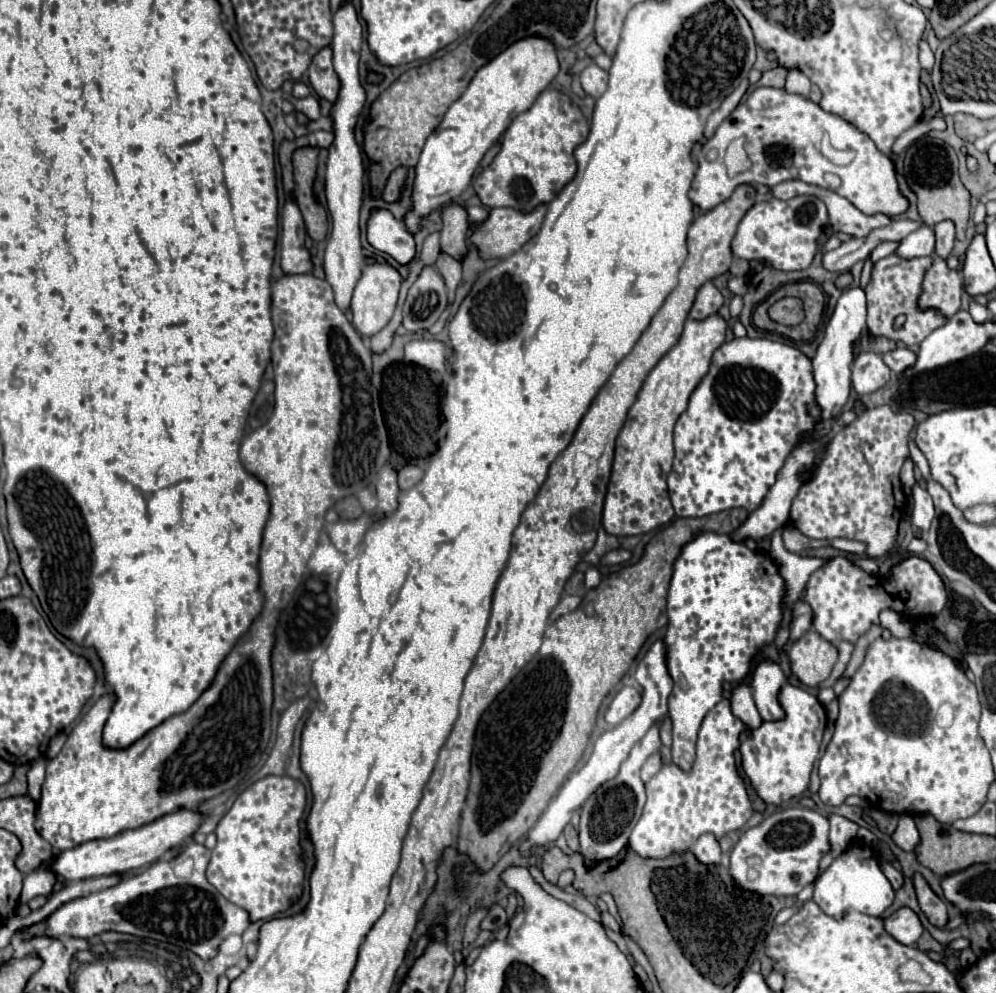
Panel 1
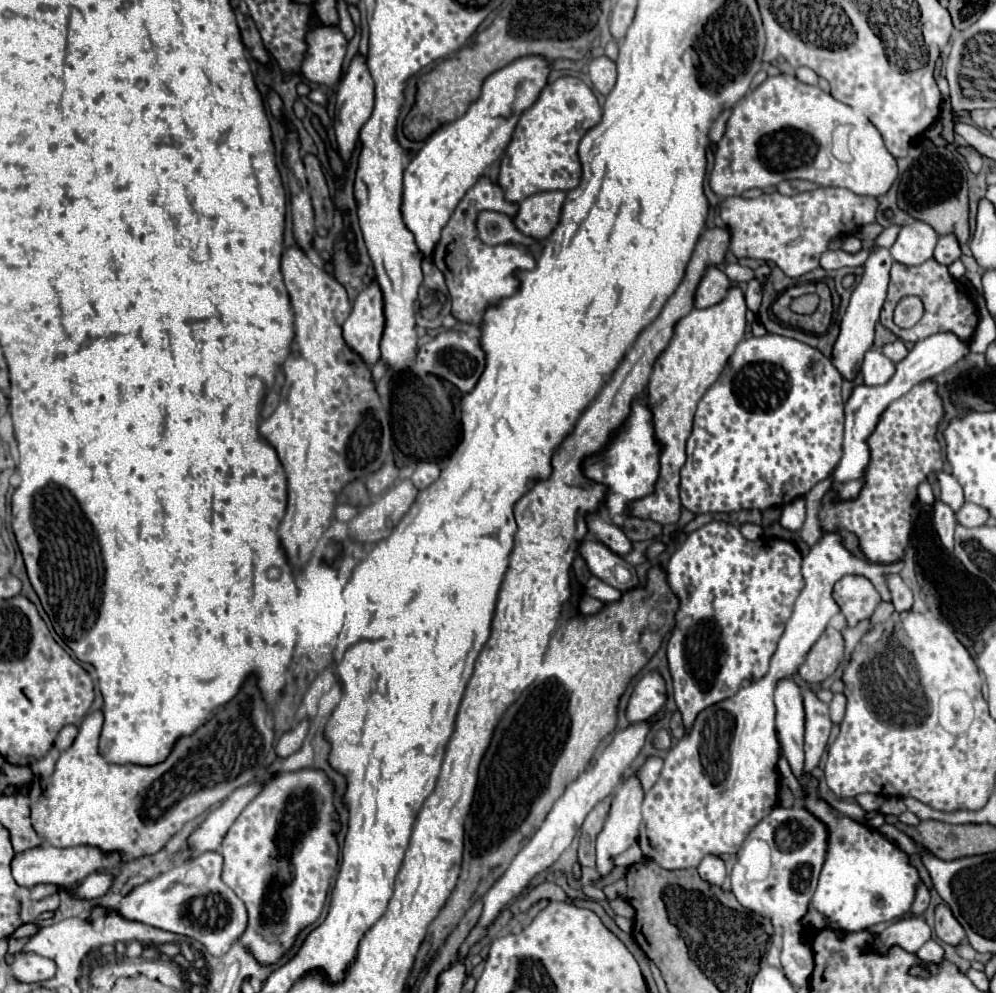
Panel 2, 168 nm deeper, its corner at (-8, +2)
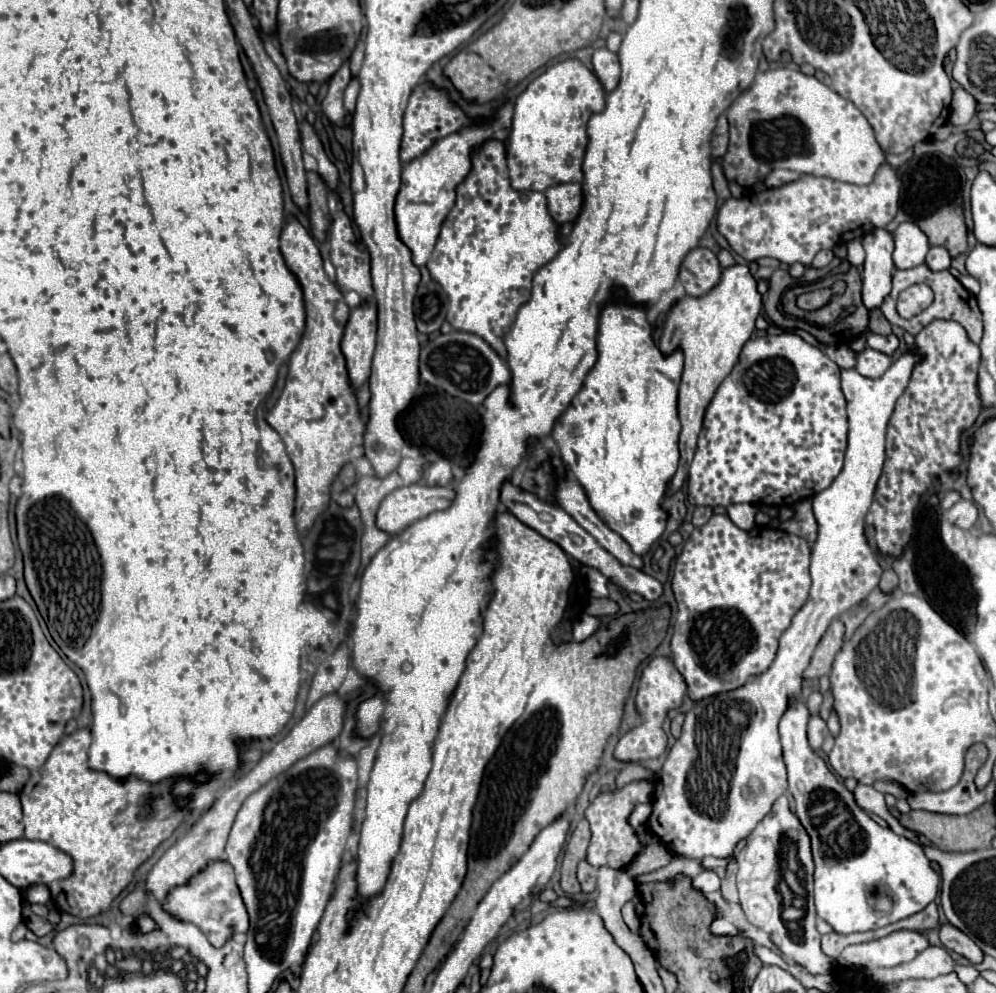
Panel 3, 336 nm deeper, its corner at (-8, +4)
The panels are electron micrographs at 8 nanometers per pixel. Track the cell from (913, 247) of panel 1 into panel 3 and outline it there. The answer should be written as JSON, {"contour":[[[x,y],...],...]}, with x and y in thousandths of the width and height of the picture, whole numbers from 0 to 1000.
{"contour":[[[905,225],[899,231],[899,253],[897,253],[897,265],[901,271],[915,271],[921,267],[927,267],[929,257],[933,253],[931,237],[915,225]]]}

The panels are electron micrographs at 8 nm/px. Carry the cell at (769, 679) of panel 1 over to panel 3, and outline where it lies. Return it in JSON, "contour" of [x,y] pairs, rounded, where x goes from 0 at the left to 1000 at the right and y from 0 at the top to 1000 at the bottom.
{"contour":[[[796,704],[796,706],[792,708],[790,718],[784,722],[784,728],[782,728],[782,740],[784,740],[784,750],[786,750],[786,762],[788,762],[790,780],[792,780],[792,797],[794,797],[794,801],[796,801],[796,805],[798,805],[798,821],[802,823],[804,831],[808,833],[808,837],[810,837],[812,843],[814,843],[814,857],[816,857],[816,867],[818,867],[819,933],[821,928],[832,930],[832,932],[836,934],[835,939],[841,940],[849,953],[851,953],[857,950],[864,950],[865,938],[865,940],[868,940],[868,938],[877,938],[877,936],[889,934],[889,932],[893,932],[893,930],[899,930],[899,927],[903,927],[903,925],[909,925],[909,923],[915,923],[915,921],[927,917],[935,907],[939,907],[939,903],[941,903],[941,899],[943,899],[943,889],[945,889],[945,885],[943,885],[943,879],[935,873],[935,867],[931,865],[927,853],[925,853],[921,847],[915,847],[915,845],[911,845],[911,843],[907,843],[907,841],[901,841],[901,839],[897,839],[893,833],[881,831],[881,829],[872,823],[872,819],[866,817],[866,815],[858,809],[856,799],[854,799],[844,787],[840,787],[838,778],[832,774],[832,770],[828,768],[828,764],[822,762],[822,760],[814,754],[814,750],[810,748],[810,726],[812,726],[812,716],[810,716],[810,712],[808,712],[806,708],[802,708],[802,706]]]}

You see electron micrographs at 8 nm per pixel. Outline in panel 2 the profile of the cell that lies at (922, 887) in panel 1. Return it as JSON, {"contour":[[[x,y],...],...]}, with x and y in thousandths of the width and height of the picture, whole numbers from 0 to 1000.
{"contour":[[[949,909],[939,913],[939,940],[945,948],[953,952],[961,952],[969,944],[967,934],[963,932],[963,927],[957,923],[955,915]]]}

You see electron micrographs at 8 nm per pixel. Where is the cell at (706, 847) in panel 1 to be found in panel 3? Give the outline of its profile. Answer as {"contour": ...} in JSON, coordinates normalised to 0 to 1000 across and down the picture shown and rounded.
{"contour":[[[704,877],[698,885],[696,885],[696,895],[704,897],[704,899],[714,899],[714,897],[720,897],[722,895],[722,883],[716,879],[716,877]]]}

